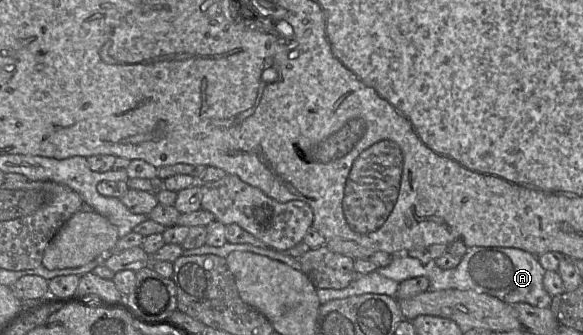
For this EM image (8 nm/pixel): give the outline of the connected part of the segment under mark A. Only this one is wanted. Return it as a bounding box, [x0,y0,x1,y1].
[377,246,552,308]

